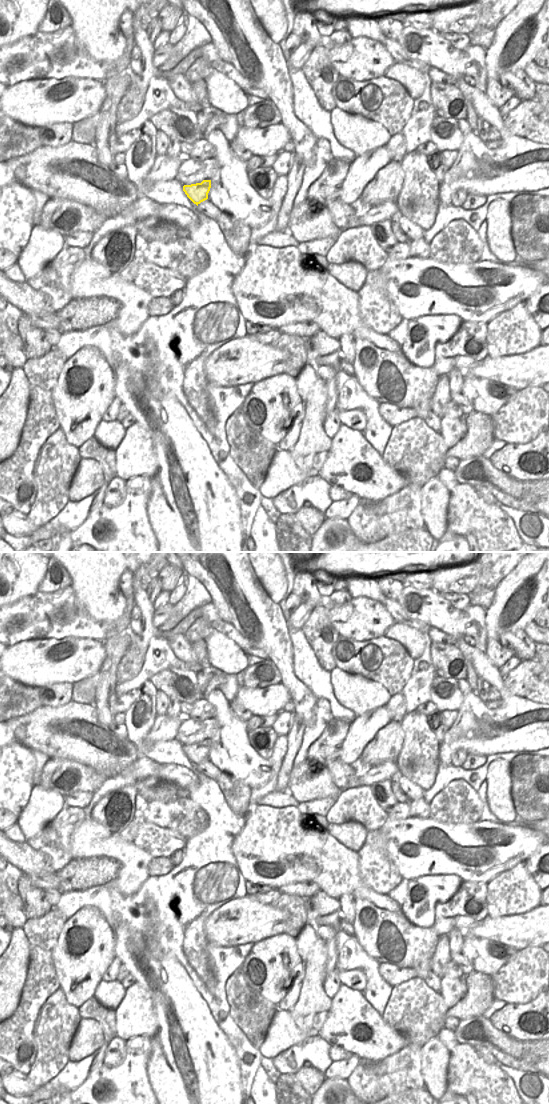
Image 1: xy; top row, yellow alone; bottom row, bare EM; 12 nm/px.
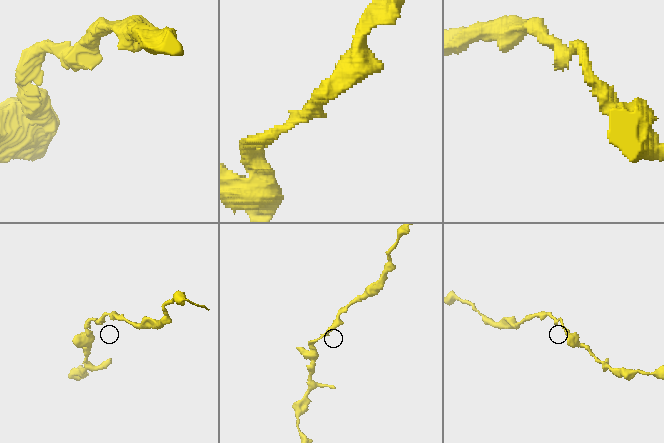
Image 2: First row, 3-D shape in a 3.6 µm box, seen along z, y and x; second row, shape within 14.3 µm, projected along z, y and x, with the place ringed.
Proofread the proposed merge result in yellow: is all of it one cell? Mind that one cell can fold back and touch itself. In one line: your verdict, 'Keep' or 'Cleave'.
Keep.

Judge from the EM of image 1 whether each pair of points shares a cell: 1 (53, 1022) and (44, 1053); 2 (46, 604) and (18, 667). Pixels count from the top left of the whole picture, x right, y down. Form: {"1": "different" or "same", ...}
{"1": "same", "2": "different"}

